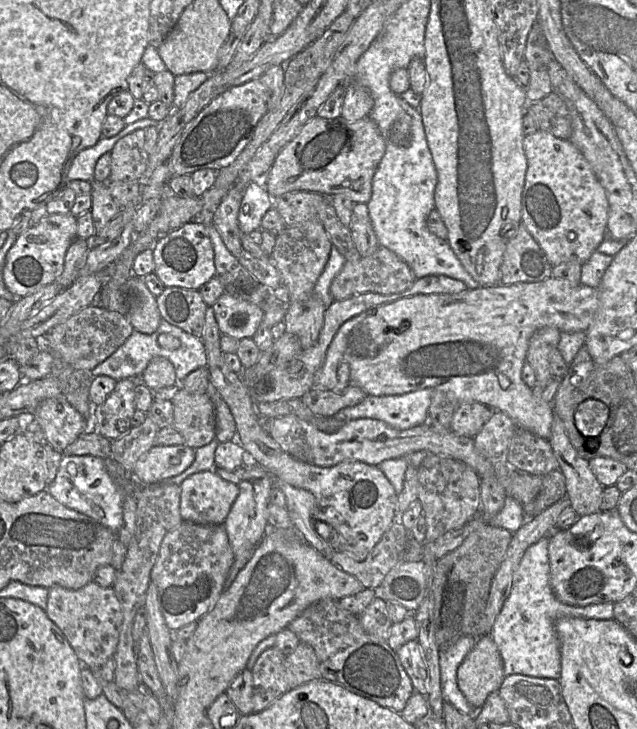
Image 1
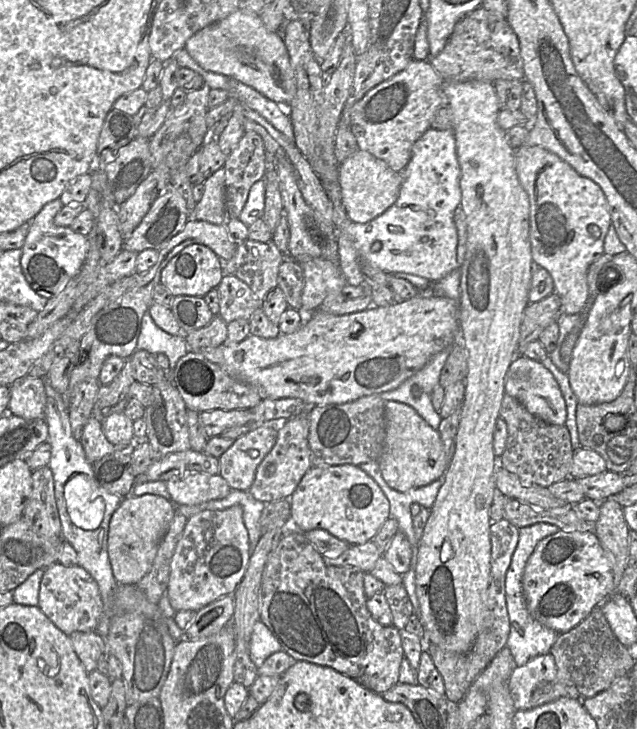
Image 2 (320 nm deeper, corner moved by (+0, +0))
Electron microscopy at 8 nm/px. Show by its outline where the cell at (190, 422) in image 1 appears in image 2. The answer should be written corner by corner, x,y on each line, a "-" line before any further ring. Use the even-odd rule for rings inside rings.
91,416
83,429
80,442
89,462
95,463
104,456
117,450
118,447
131,447
132,451
132,447
137,442
137,439
134,437
133,442
129,445
115,446
106,438
102,430
102,423

